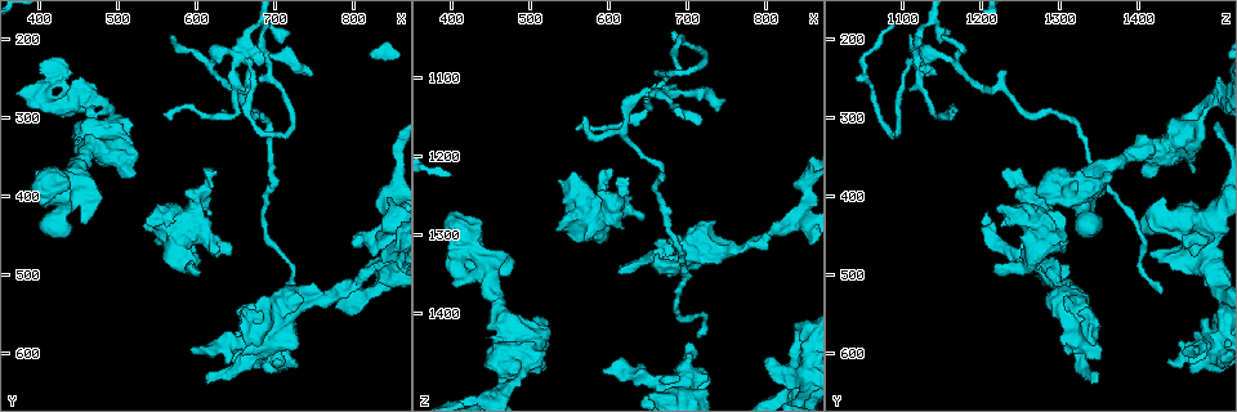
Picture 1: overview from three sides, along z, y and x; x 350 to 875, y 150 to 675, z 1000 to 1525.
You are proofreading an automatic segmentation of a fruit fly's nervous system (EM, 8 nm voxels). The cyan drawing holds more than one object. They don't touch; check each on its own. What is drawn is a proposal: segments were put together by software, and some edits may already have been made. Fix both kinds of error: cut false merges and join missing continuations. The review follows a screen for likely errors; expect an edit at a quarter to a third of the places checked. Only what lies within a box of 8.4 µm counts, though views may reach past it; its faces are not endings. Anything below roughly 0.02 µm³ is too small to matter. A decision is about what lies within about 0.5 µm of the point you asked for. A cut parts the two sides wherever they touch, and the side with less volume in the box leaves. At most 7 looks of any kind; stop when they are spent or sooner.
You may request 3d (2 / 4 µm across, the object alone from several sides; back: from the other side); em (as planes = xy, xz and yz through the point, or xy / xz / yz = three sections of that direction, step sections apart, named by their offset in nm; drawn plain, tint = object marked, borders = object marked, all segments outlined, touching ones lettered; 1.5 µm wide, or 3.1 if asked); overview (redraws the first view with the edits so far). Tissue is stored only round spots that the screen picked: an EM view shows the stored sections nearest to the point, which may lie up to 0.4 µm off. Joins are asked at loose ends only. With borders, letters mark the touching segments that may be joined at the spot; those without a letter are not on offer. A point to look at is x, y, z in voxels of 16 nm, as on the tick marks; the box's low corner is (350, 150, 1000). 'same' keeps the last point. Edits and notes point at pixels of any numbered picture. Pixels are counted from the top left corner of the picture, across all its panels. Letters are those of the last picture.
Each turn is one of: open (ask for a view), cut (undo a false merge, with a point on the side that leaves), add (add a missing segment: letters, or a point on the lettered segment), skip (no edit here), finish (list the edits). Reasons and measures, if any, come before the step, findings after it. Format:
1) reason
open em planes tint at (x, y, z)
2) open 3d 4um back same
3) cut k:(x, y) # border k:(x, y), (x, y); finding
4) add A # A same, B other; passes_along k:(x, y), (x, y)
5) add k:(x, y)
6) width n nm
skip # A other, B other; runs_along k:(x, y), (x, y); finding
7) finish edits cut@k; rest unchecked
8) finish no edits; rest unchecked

free end
open em planes plain at (615, 635, 1350)

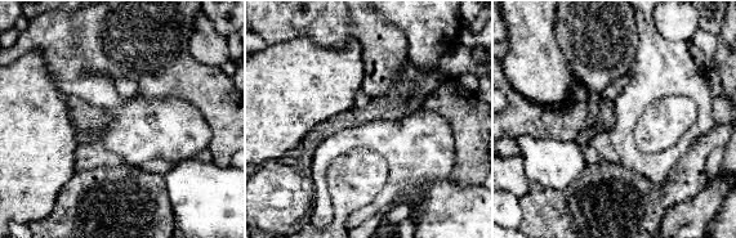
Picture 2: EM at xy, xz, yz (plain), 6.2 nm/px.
with the object marked
open em planes tint same

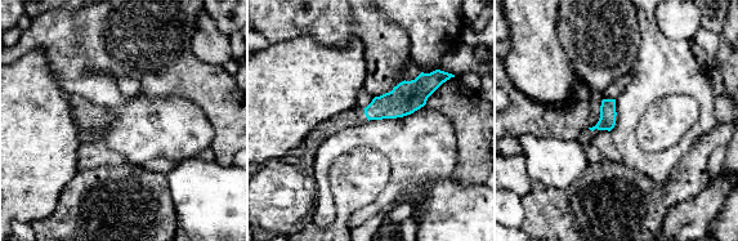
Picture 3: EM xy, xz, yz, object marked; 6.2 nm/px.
what lies round it
open em planes borders same

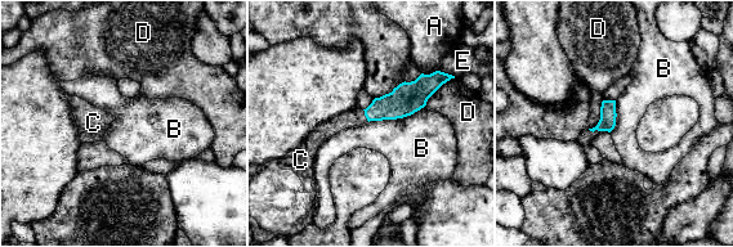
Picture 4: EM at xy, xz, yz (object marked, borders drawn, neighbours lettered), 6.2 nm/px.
width 110 nm
add C # A other, B other, C same, D other, E other; passes_along 4:(402, 102), (365, 115), (354, 117); the neuron continues

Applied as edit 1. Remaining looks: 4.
open overview

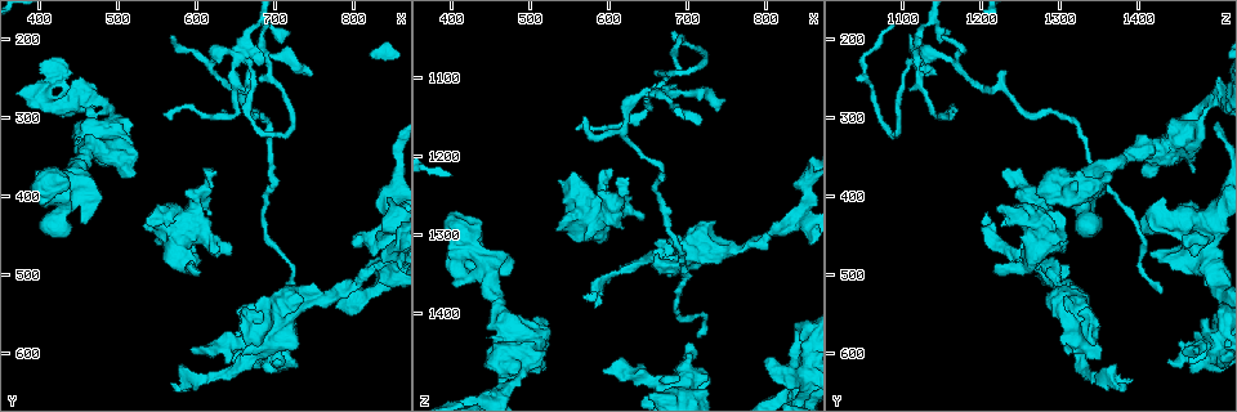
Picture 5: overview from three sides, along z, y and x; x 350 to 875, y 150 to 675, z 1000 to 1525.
thick end
open em planes borders at (705, 610, 1435)

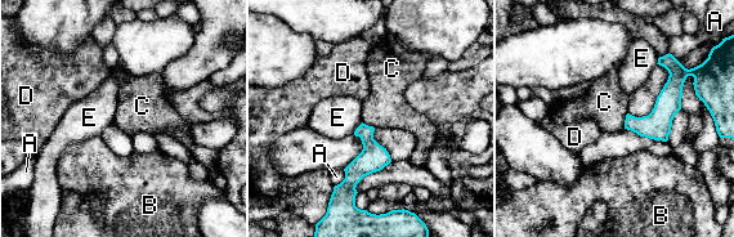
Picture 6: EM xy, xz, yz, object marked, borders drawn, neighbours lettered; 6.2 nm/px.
skip # A other, B other, C other, D other, E other; runs_along 6:(667, 59), (674, 88), (657, 137); none of them fits

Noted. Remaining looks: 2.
branch stops here
open em planes borders at (605, 505, 1225)

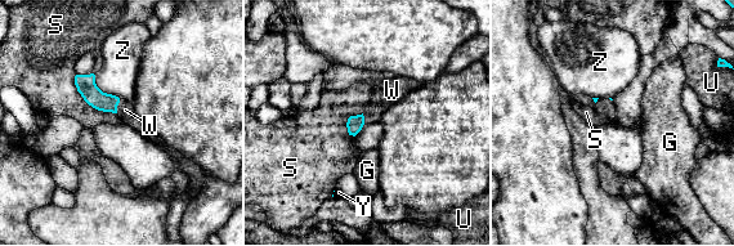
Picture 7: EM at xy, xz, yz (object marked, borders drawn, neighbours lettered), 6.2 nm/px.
longest_contact S 360 nm
add W # G other, S other, U other, W same, Y other, Z other; the neuron continues

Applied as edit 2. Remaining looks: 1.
finish edits add@4, add@7; rest unchecked

